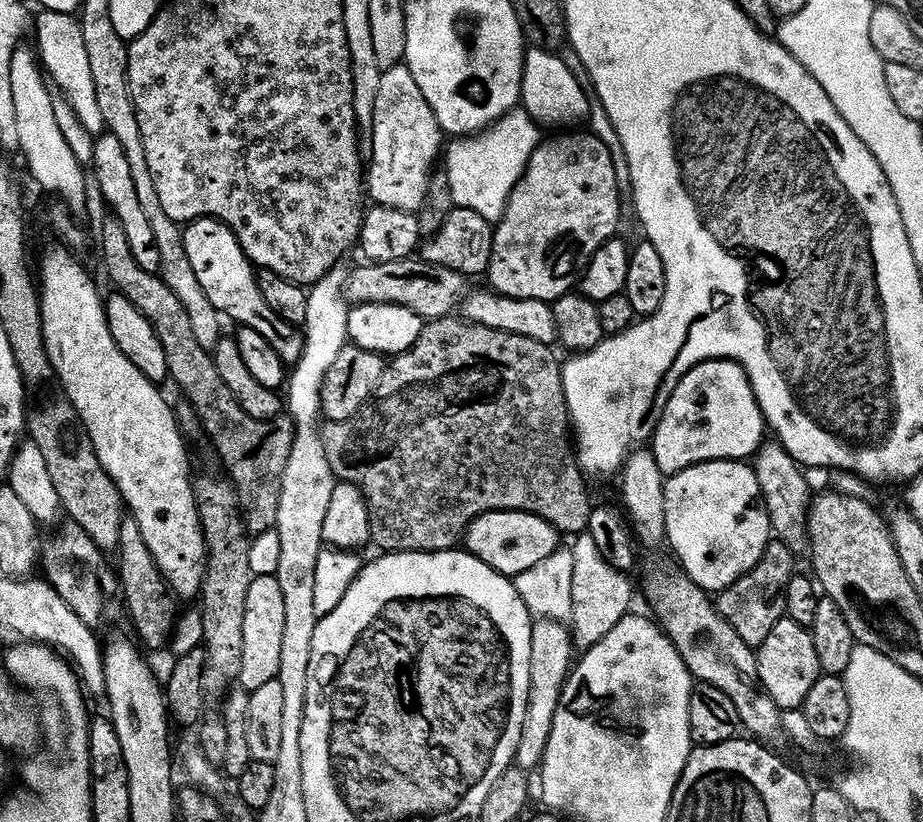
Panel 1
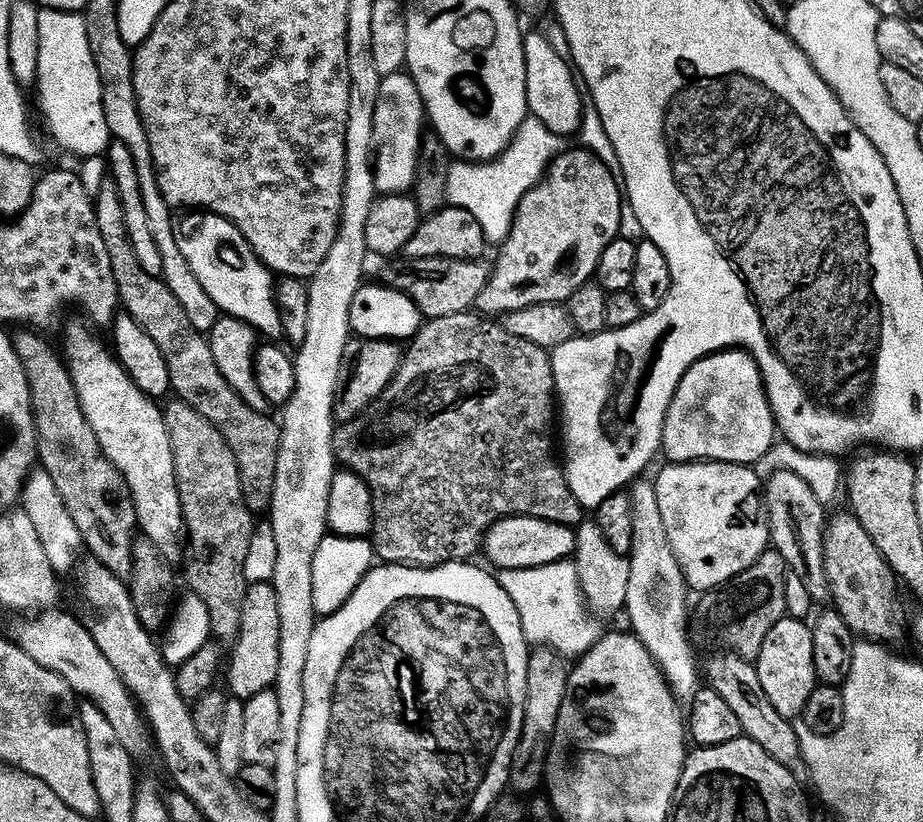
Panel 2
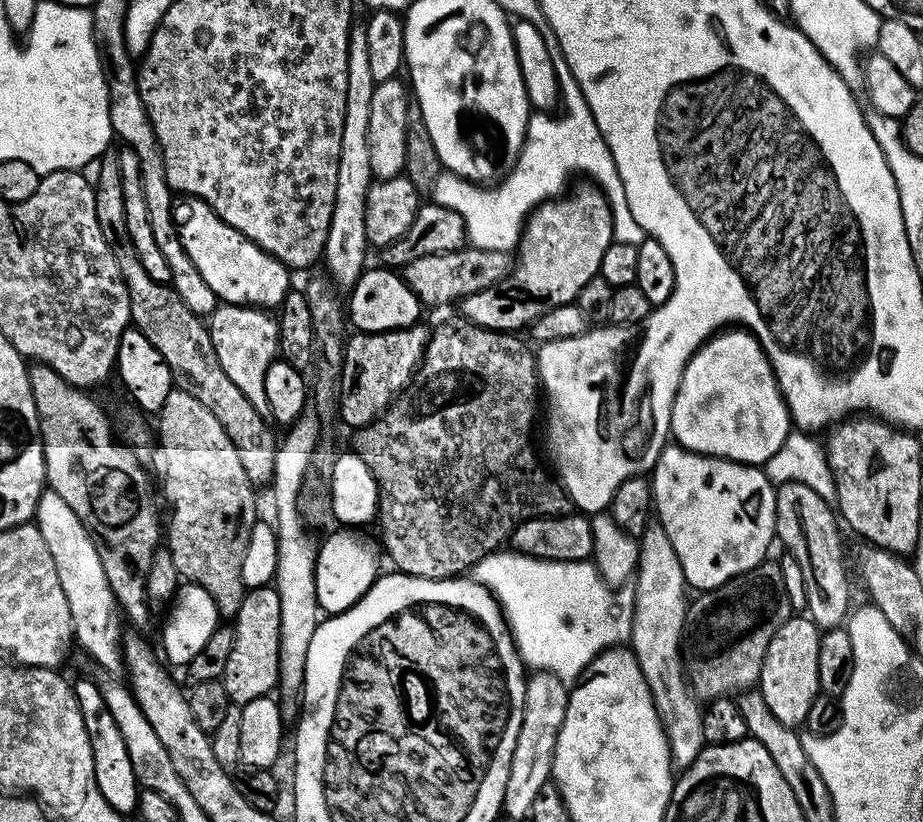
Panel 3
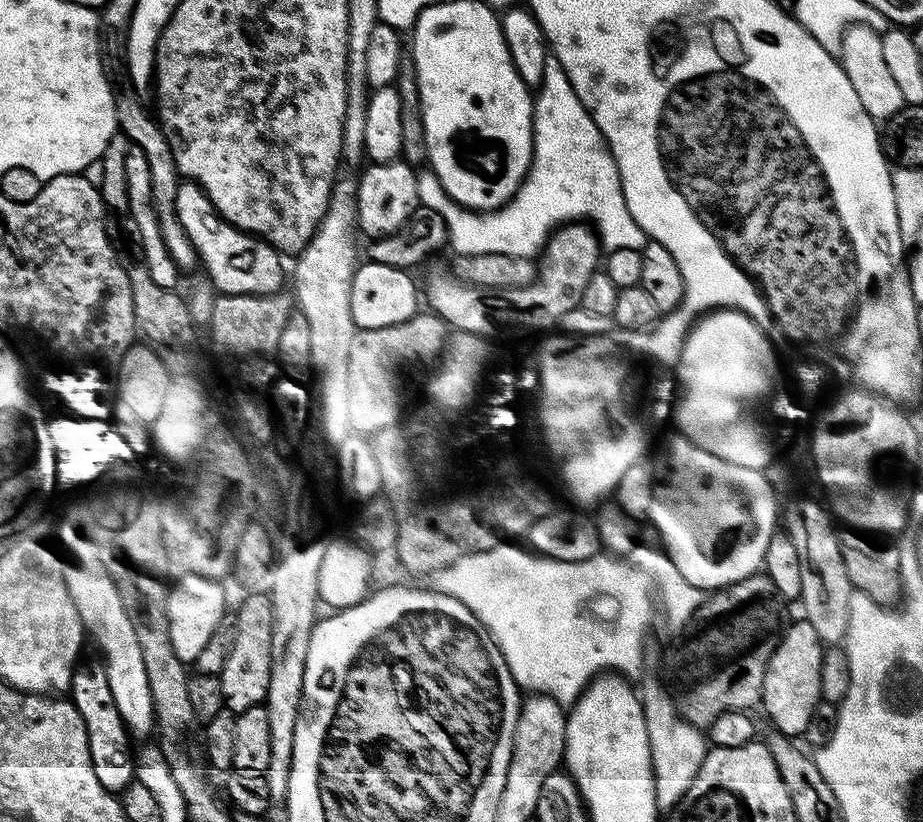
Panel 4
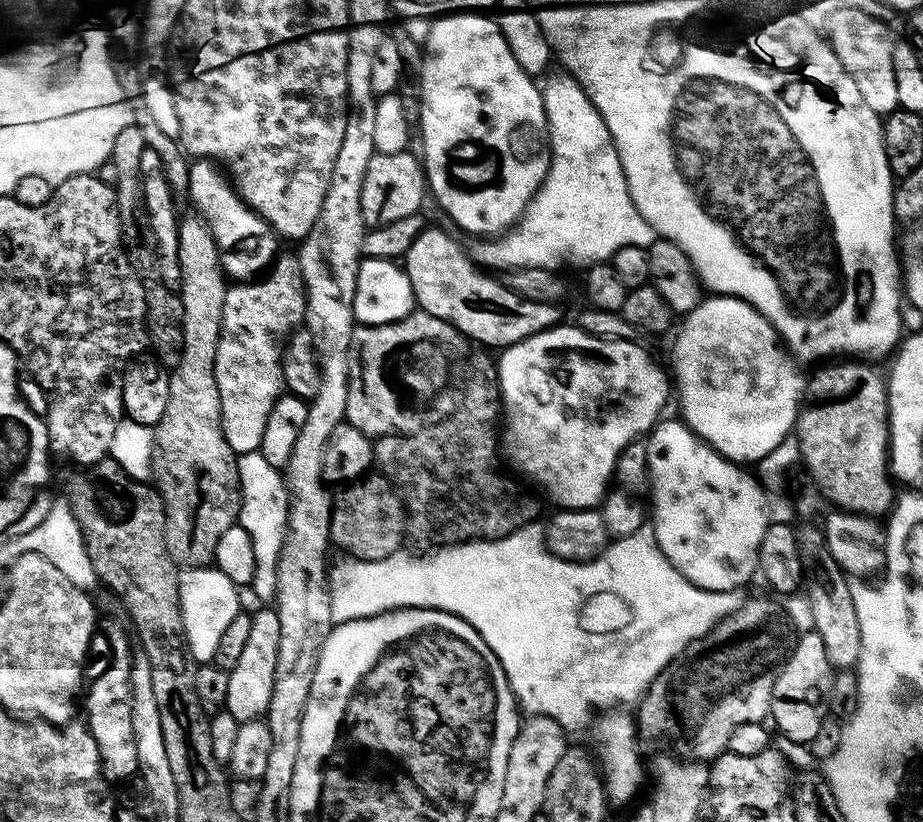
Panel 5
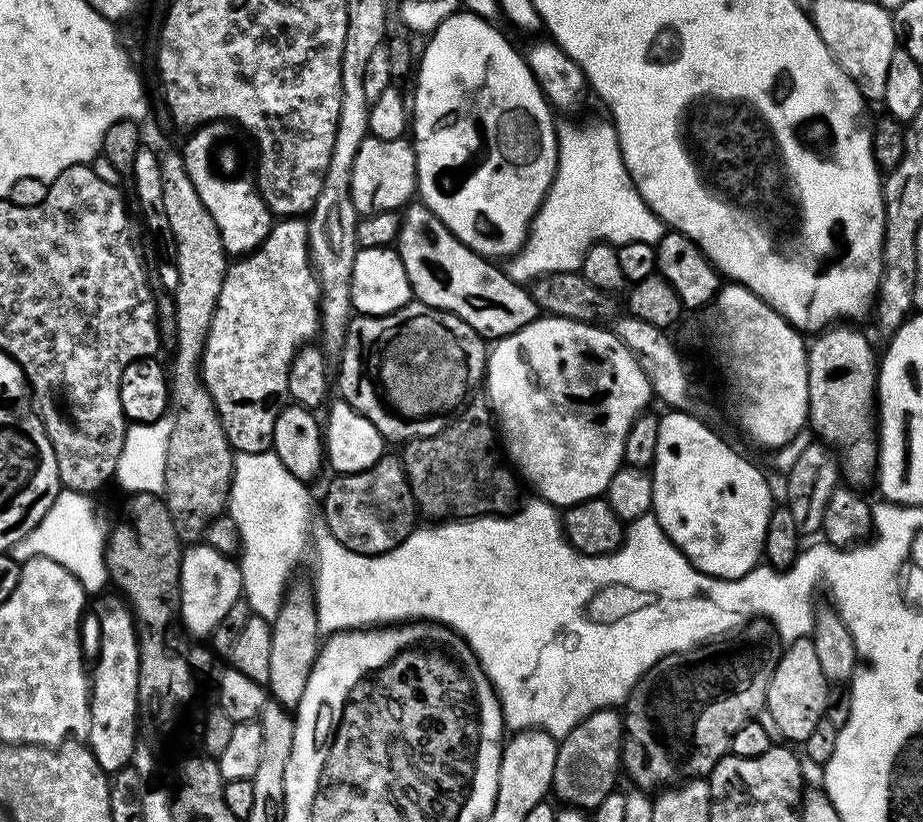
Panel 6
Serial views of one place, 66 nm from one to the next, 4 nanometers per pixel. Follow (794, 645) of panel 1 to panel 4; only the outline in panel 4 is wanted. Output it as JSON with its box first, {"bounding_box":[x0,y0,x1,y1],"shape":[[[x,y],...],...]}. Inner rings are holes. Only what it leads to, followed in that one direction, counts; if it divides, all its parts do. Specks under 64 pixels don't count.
{"bounding_box":[762,618,826,738],"shape":[[[803,618],[797,620],[797,624],[789,623],[785,627],[784,637],[778,642],[766,666],[762,701],[762,709],[772,719],[771,727],[789,738],[803,737],[814,710],[822,703],[820,683],[826,651],[814,626],[810,626],[810,622]]]}

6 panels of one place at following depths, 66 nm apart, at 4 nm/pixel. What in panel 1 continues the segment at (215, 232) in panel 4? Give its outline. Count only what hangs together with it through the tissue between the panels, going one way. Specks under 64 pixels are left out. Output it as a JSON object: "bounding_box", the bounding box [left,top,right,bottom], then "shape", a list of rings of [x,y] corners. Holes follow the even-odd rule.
{"bounding_box":[182,216,304,362],"shape":[[[199,216],[196,220],[189,220],[182,228],[182,243],[184,246],[184,260],[190,270],[194,270],[194,278],[198,278],[198,286],[210,298],[210,302],[216,307],[216,311],[228,316],[232,320],[240,320],[243,327],[258,330],[262,338],[266,338],[269,346],[279,354],[281,360],[285,362],[295,362],[299,360],[301,352],[304,351],[304,336],[301,329],[295,323],[289,322],[273,310],[264,297],[264,291],[258,283],[257,273],[254,271],[254,265],[248,259],[248,255],[242,250],[238,238],[232,231],[220,220],[212,216]]]}

